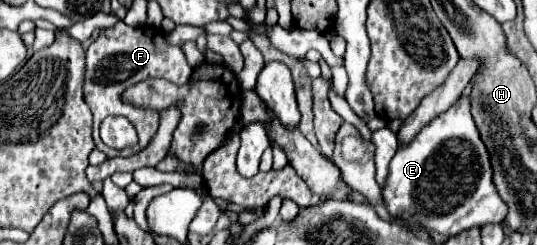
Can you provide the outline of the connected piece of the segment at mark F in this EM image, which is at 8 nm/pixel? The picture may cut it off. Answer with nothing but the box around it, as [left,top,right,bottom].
[84,22,190,158]

